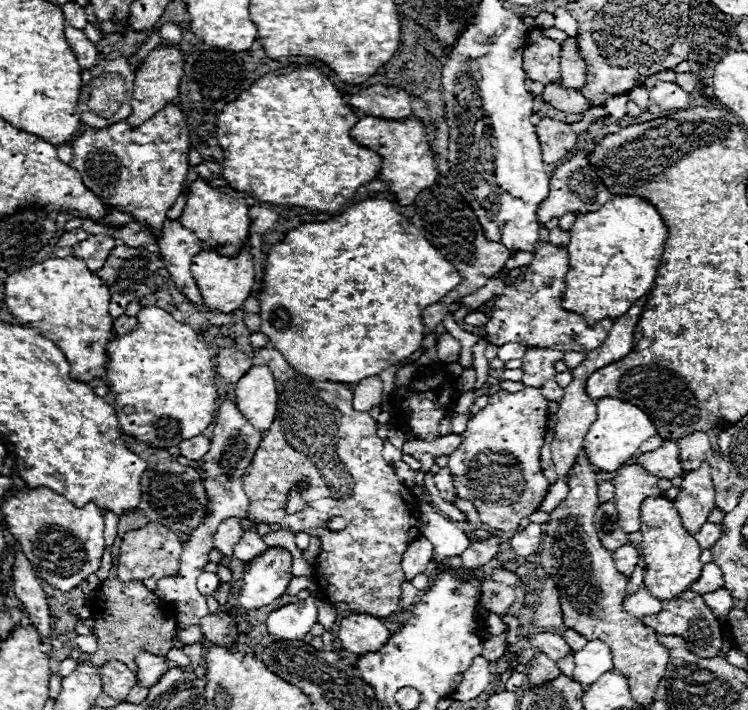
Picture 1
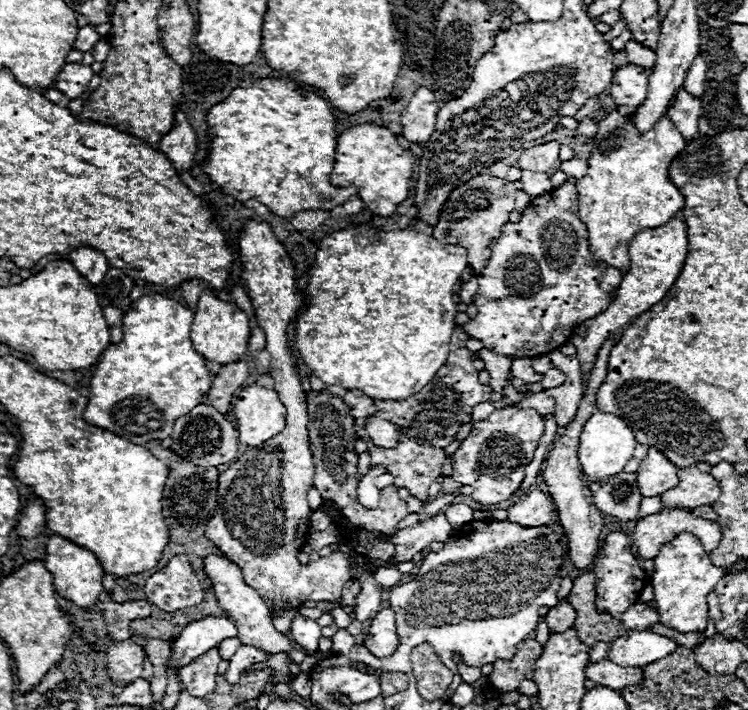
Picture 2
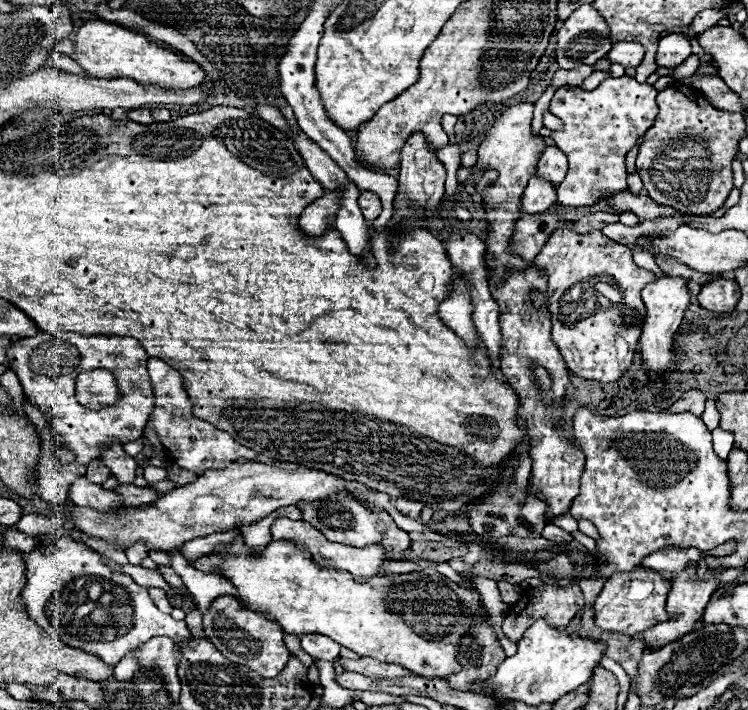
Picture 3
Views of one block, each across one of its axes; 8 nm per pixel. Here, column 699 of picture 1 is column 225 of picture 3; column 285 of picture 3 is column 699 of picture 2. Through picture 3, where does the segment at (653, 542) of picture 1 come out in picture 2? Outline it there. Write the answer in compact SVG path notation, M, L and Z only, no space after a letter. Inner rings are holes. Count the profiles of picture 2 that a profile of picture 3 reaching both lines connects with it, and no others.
M682 532L672 542L662 544L660 554L654 558L652 590L660 622L678 632L704 632L708 622L708 602L706 596L712 588L726 576L726 568L714 566L708 552L702 548L698 538L690 532Z

